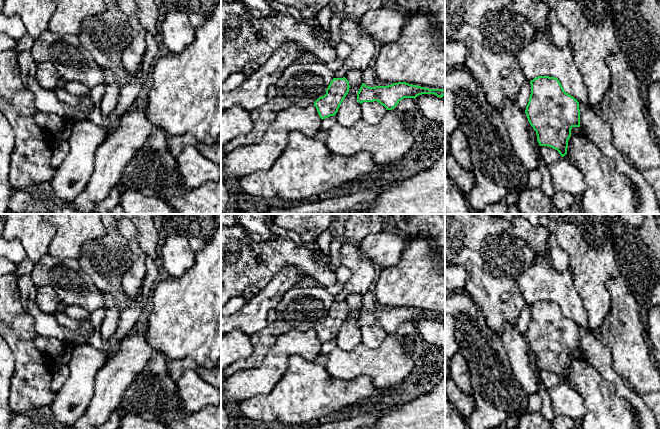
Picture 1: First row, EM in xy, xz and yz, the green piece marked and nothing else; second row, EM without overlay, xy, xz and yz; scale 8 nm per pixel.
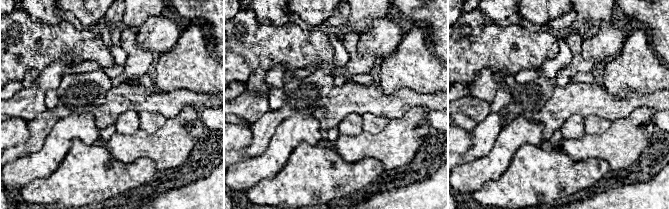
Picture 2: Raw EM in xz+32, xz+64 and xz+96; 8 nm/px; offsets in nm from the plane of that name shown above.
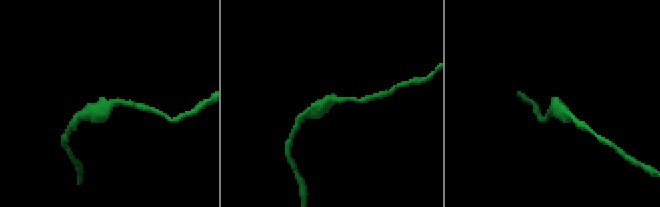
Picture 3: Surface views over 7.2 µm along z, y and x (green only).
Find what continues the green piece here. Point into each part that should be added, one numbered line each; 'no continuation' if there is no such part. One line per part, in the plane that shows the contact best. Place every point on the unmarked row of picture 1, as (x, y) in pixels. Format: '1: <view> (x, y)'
no continuation

